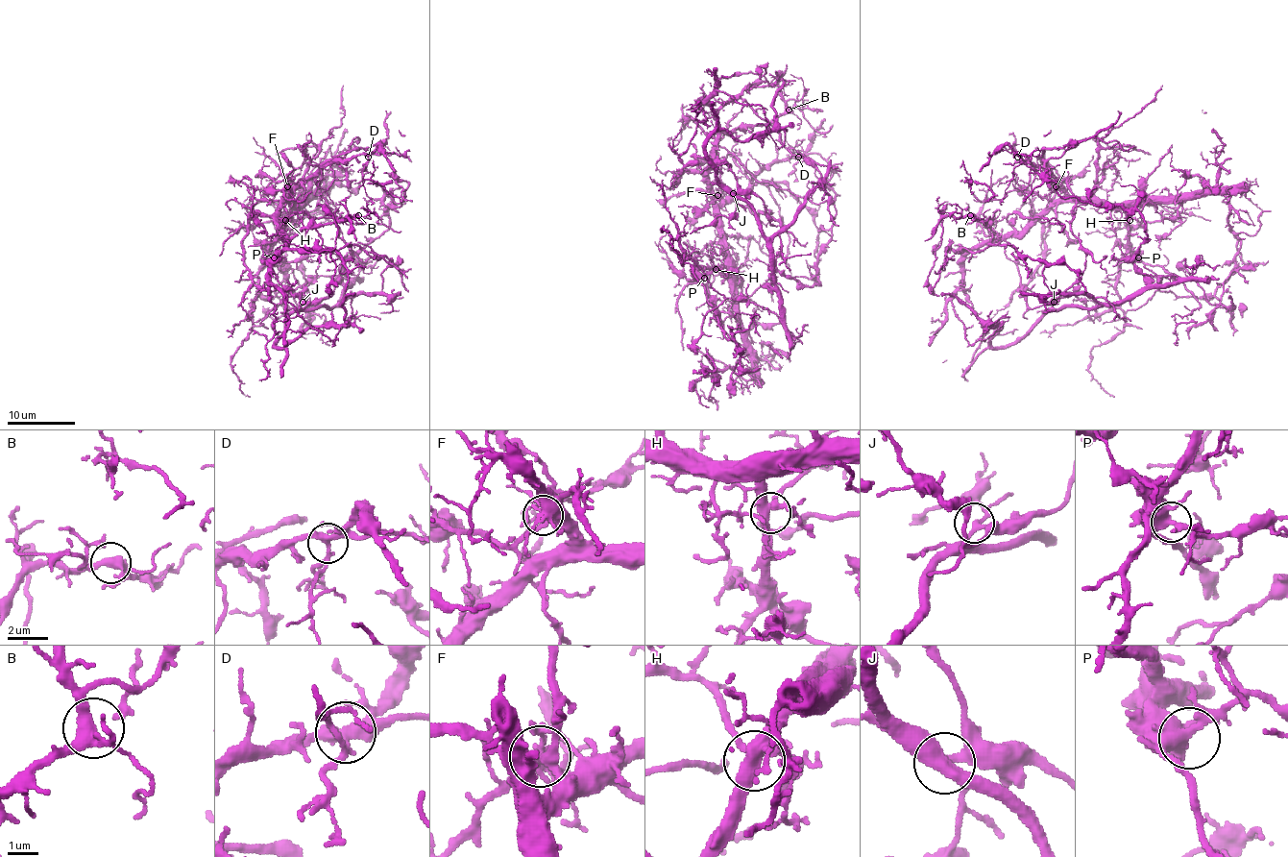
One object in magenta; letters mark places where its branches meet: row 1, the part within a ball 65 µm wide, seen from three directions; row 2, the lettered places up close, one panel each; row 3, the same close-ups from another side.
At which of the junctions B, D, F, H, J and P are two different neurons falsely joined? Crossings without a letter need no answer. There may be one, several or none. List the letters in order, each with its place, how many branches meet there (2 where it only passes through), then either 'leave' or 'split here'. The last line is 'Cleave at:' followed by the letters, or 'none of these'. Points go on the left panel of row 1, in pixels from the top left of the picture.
B: (358, 215) | 3 | leave
D: (368, 157) | 4 | leave
F: (287, 186) | 5 | leave
H: (285, 220) | 4 | leave
J: (303, 302) | 3 | leave
P: (274, 257) | 5 | leave
Cleave at: none of these

